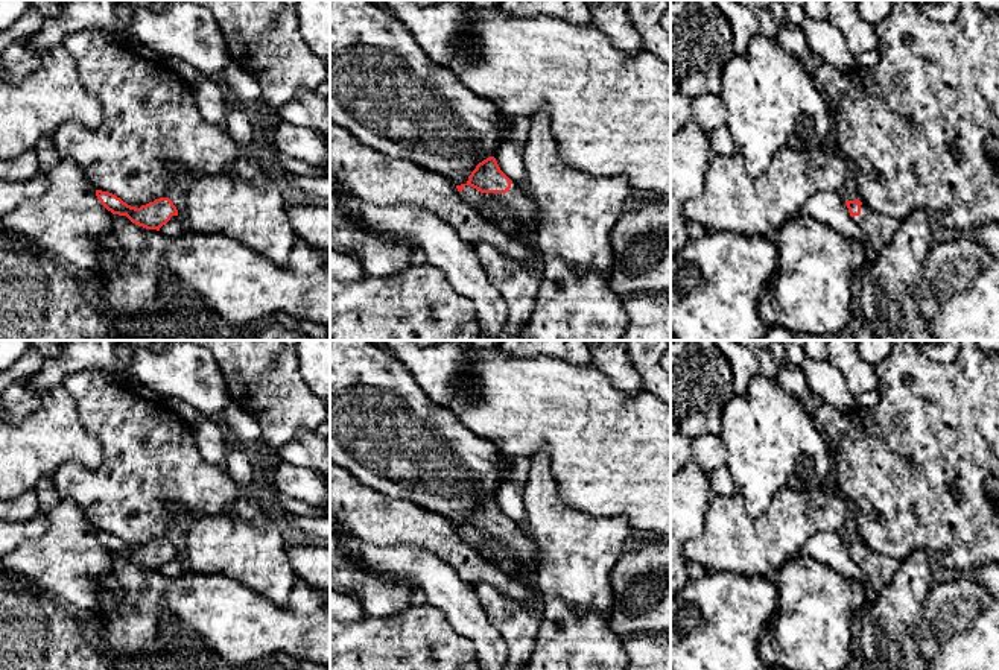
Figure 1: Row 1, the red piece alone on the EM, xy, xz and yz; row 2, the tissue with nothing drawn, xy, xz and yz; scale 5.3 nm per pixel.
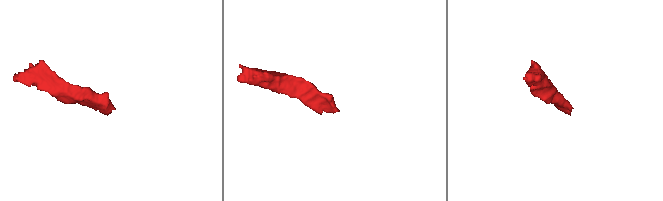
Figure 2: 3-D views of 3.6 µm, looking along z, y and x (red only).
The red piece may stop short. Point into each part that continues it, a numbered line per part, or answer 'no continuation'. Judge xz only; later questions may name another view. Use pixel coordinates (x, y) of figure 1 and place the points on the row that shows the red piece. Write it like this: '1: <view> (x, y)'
1: xz (517, 205)

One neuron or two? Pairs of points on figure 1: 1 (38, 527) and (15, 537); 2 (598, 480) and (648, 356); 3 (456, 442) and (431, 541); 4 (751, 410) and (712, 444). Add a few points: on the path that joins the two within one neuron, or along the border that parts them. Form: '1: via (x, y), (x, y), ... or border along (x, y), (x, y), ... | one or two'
1: via (32, 529), (22, 530) | one
2: border along (645, 389), (654, 395) | two
3: border along (405, 500), (435, 511), (456, 524) | two
4: border along (718, 435), (724, 447), (726, 464) | two

